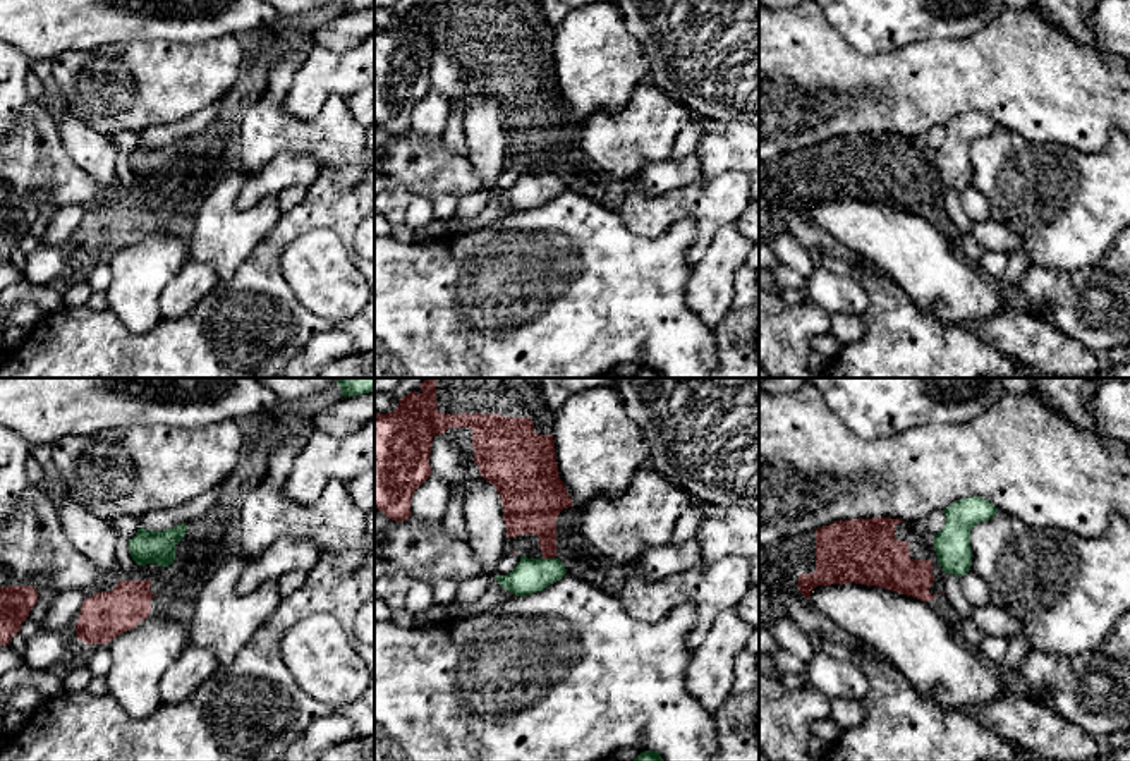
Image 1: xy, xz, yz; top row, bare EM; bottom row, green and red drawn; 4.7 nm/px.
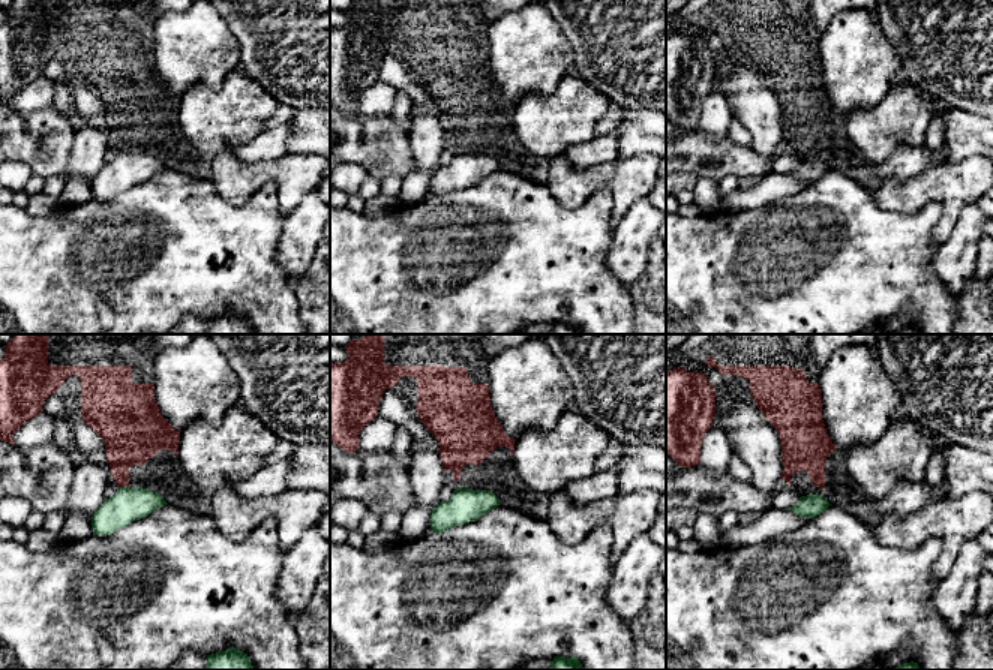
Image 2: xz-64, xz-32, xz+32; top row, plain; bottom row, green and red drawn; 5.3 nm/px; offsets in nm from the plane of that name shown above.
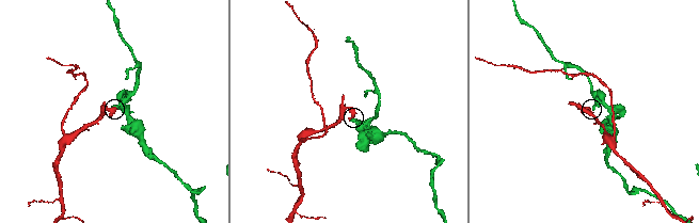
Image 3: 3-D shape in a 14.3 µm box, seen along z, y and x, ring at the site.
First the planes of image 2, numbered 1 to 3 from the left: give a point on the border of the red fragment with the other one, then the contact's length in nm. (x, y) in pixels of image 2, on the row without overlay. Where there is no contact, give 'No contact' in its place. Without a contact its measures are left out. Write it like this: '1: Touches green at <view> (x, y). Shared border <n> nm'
1: Touches green at xz-64 (123, 152). Shared border 60 nm
2: No contact
3: No contact

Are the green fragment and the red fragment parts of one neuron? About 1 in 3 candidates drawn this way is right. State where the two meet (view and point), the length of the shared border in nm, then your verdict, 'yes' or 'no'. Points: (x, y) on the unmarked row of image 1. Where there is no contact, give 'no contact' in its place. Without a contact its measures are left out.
xz (548, 174) | 60 nm | no

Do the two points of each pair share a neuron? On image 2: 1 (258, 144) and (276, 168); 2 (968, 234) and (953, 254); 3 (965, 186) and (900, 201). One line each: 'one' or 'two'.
1: two
2: one
3: one

